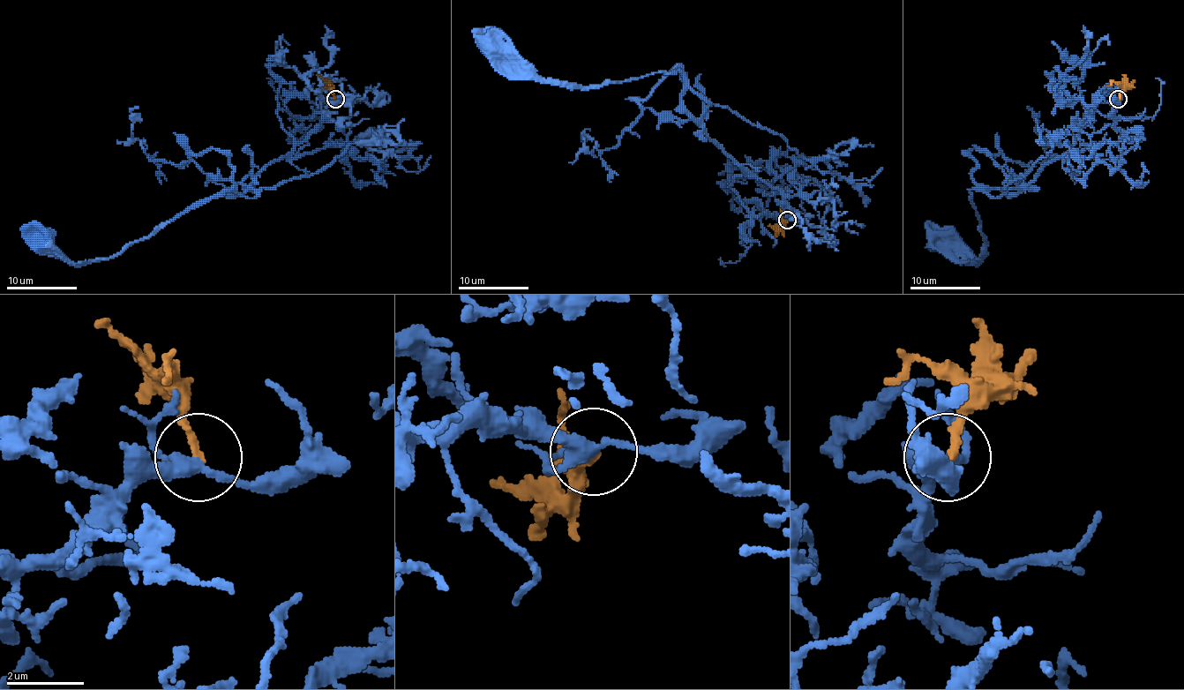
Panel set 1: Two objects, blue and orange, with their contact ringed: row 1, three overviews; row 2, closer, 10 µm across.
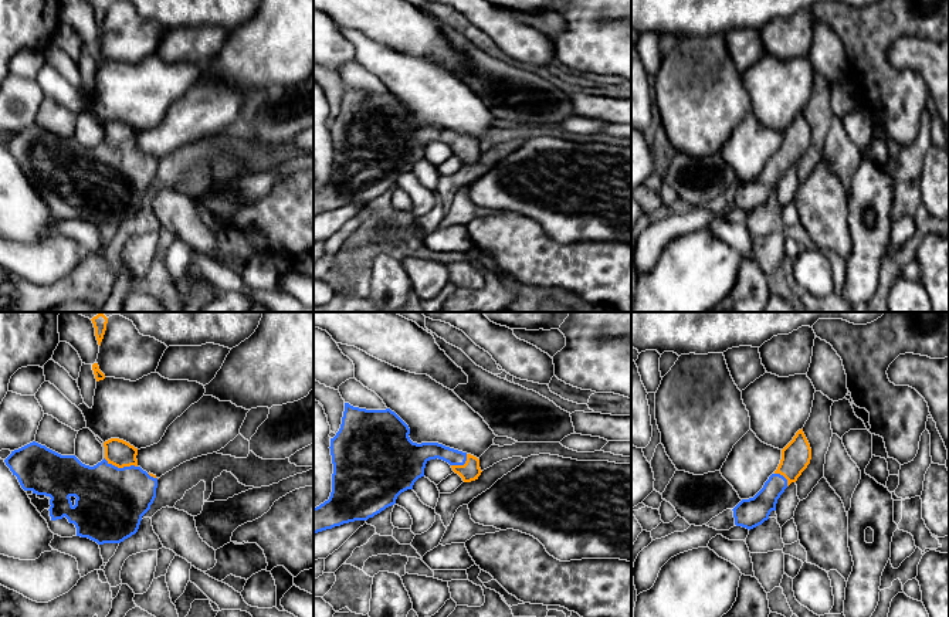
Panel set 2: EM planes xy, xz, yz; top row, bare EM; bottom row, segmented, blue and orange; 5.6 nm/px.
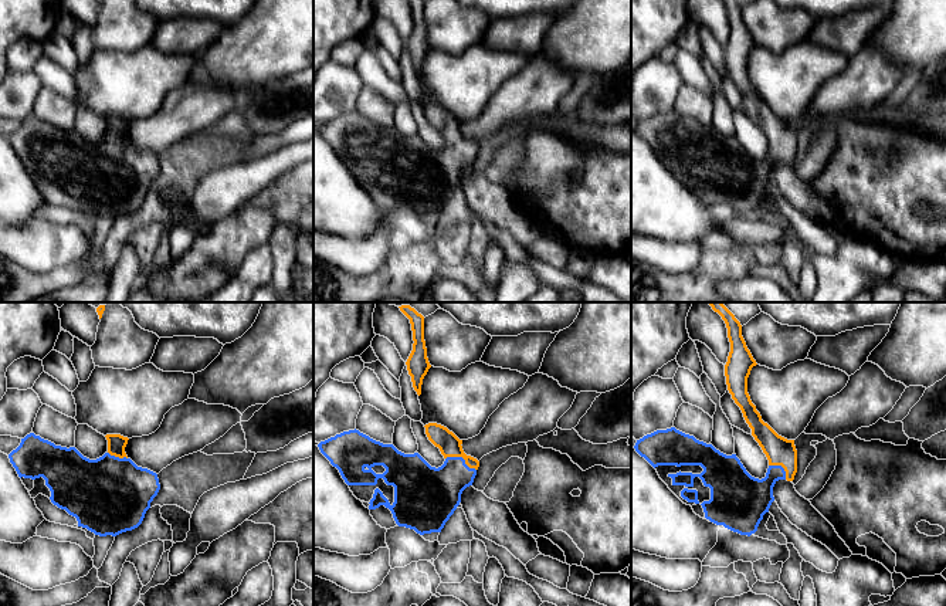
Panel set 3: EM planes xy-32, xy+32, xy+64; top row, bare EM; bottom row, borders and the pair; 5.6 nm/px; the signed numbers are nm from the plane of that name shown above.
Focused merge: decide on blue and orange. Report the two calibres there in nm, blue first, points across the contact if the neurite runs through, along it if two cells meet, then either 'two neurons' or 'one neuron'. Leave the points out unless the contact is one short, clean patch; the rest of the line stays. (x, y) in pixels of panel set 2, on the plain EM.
calibres 400 and 150 nm; way xy (111, 183), (121, 151), (118, 135); one neuron

